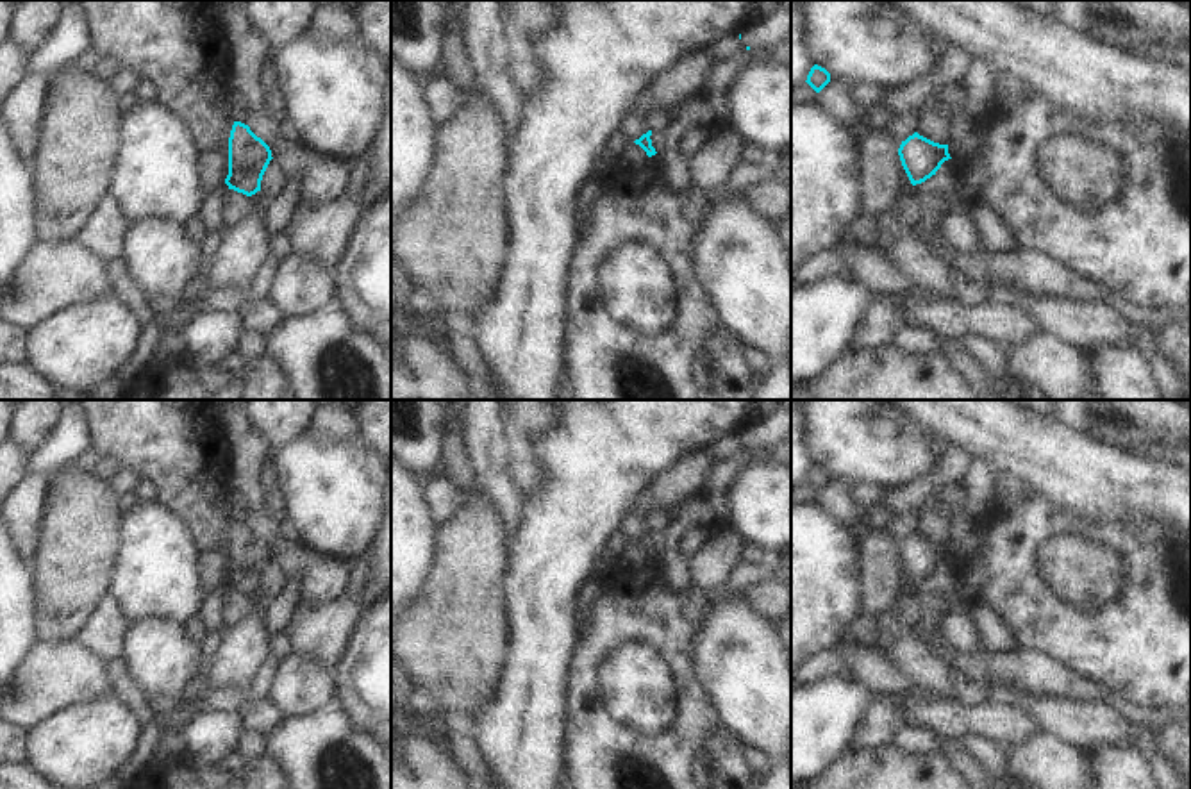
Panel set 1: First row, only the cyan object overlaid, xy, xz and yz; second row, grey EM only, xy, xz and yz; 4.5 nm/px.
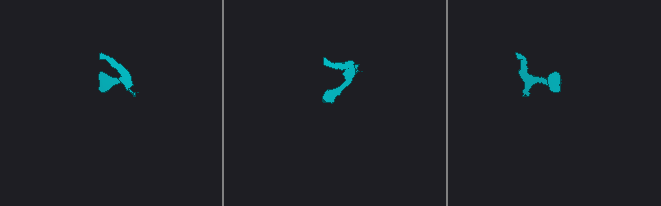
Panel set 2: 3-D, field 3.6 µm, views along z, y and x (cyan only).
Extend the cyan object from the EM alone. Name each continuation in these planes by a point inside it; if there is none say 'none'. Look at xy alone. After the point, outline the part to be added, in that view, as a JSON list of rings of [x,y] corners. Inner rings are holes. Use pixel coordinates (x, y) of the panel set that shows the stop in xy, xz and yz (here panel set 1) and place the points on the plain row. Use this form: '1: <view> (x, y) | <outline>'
none

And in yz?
none

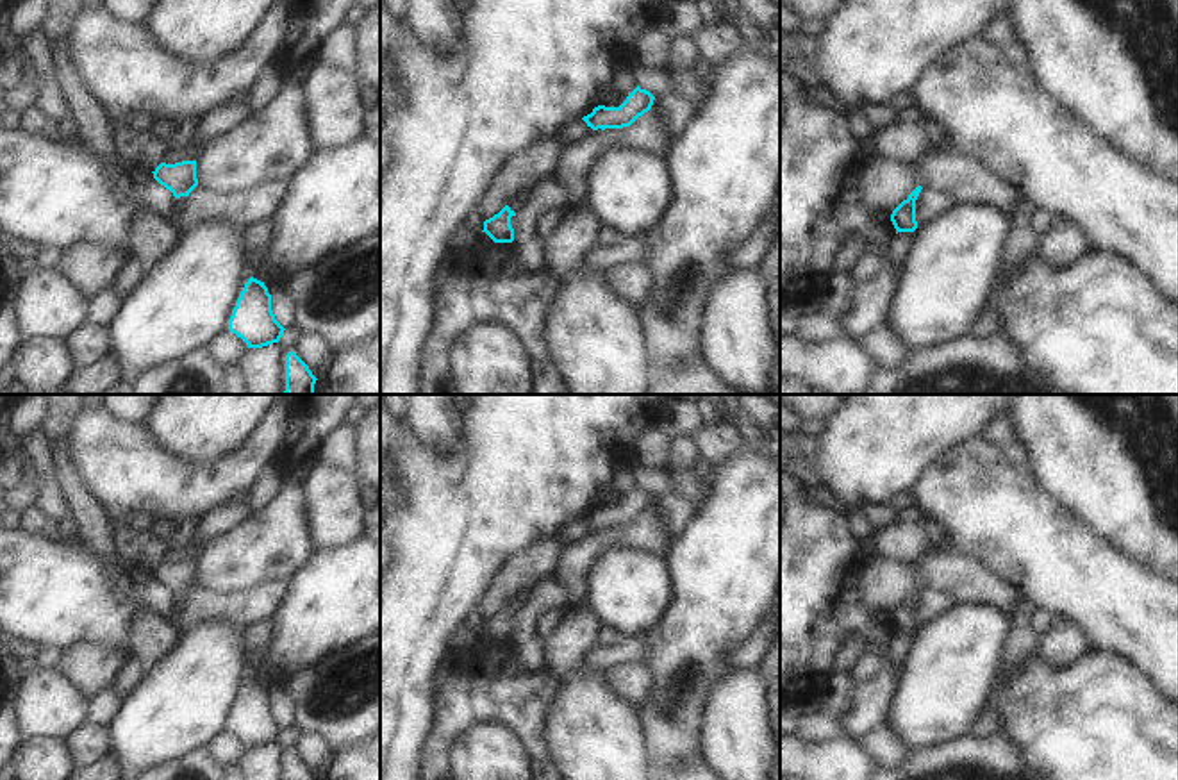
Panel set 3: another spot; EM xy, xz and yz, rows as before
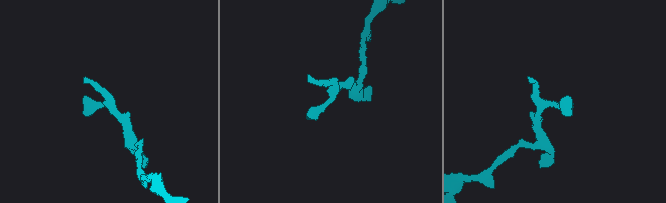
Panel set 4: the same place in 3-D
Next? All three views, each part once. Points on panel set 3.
none

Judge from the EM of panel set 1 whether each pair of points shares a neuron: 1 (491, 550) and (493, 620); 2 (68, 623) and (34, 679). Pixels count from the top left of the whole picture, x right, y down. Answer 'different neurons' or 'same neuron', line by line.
1: same neuron
2: different neurons

